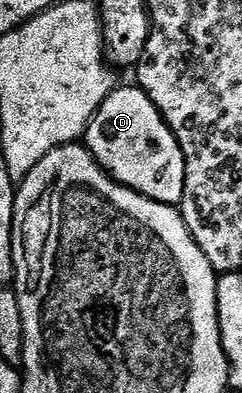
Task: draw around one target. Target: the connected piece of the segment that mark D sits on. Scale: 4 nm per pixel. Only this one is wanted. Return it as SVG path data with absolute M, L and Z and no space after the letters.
M131 85L115 89L94 114L84 143L114 182L131 187L138 194L155 199L158 203L181 204L186 158L182 156L170 126L162 120L162 114L141 87Z

